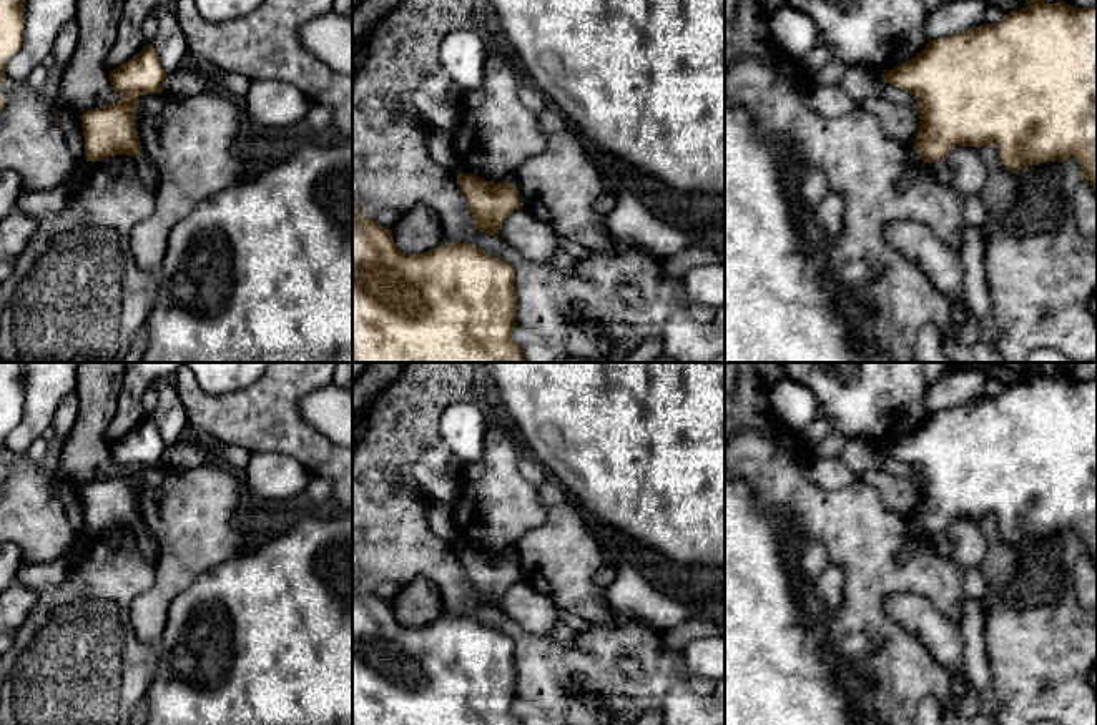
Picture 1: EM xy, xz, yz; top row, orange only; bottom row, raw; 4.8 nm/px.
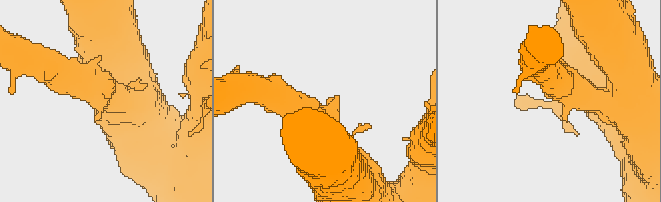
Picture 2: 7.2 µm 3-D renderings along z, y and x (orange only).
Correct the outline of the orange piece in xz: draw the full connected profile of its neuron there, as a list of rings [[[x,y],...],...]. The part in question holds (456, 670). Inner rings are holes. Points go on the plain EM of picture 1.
[[[352,577],[352,725],[522,725],[512,712],[512,703],[517,698],[515,642],[512,637],[472,615],[450,615],[447,612],[427,625],[406,627],[396,619],[391,602],[377,597],[372,587],[361,592],[359,582]]]

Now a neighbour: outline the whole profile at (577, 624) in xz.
[[[557,607],[557,615],[562,622],[565,622],[575,634],[585,632],[592,627],[590,622],[570,614],[565,609]]]

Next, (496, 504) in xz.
[[[489,426],[484,454],[464,462],[459,471],[459,489],[450,506],[455,547],[500,555],[525,532],[544,524],[547,509],[517,466],[522,454],[512,432]]]

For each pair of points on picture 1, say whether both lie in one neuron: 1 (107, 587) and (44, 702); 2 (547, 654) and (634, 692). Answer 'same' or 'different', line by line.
1: same
2: same

